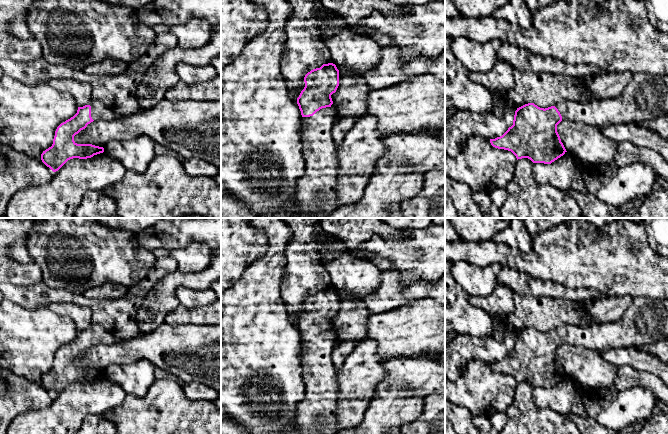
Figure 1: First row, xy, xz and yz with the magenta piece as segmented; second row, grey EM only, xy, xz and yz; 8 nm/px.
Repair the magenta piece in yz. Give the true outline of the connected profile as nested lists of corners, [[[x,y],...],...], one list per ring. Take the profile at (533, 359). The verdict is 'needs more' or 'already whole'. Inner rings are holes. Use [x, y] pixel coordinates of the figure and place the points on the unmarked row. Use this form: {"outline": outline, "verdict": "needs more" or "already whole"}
{"outline": [[[637,297],[633,299],[623,316],[609,323],[598,323],[594,325],[564,325],[558,328],[558,331],[551,330],[540,332],[534,327],[525,328],[515,335],[513,349],[500,361],[490,363],[493,371],[511,375],[518,383],[528,382],[533,387],[551,388],[567,375],[561,366],[557,356],[557,349],[562,344],[568,344],[576,347],[593,350],[596,352],[605,351],[609,348],[639,347],[645,344],[654,344],[660,340],[668,338],[668,300],[667,299],[649,299],[647,297]]], "verdict": "needs more"}

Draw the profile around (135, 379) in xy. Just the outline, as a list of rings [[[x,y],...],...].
[[[142,359],[133,364],[113,364],[106,368],[104,376],[120,386],[127,395],[142,398],[156,380],[154,369],[151,362]]]

